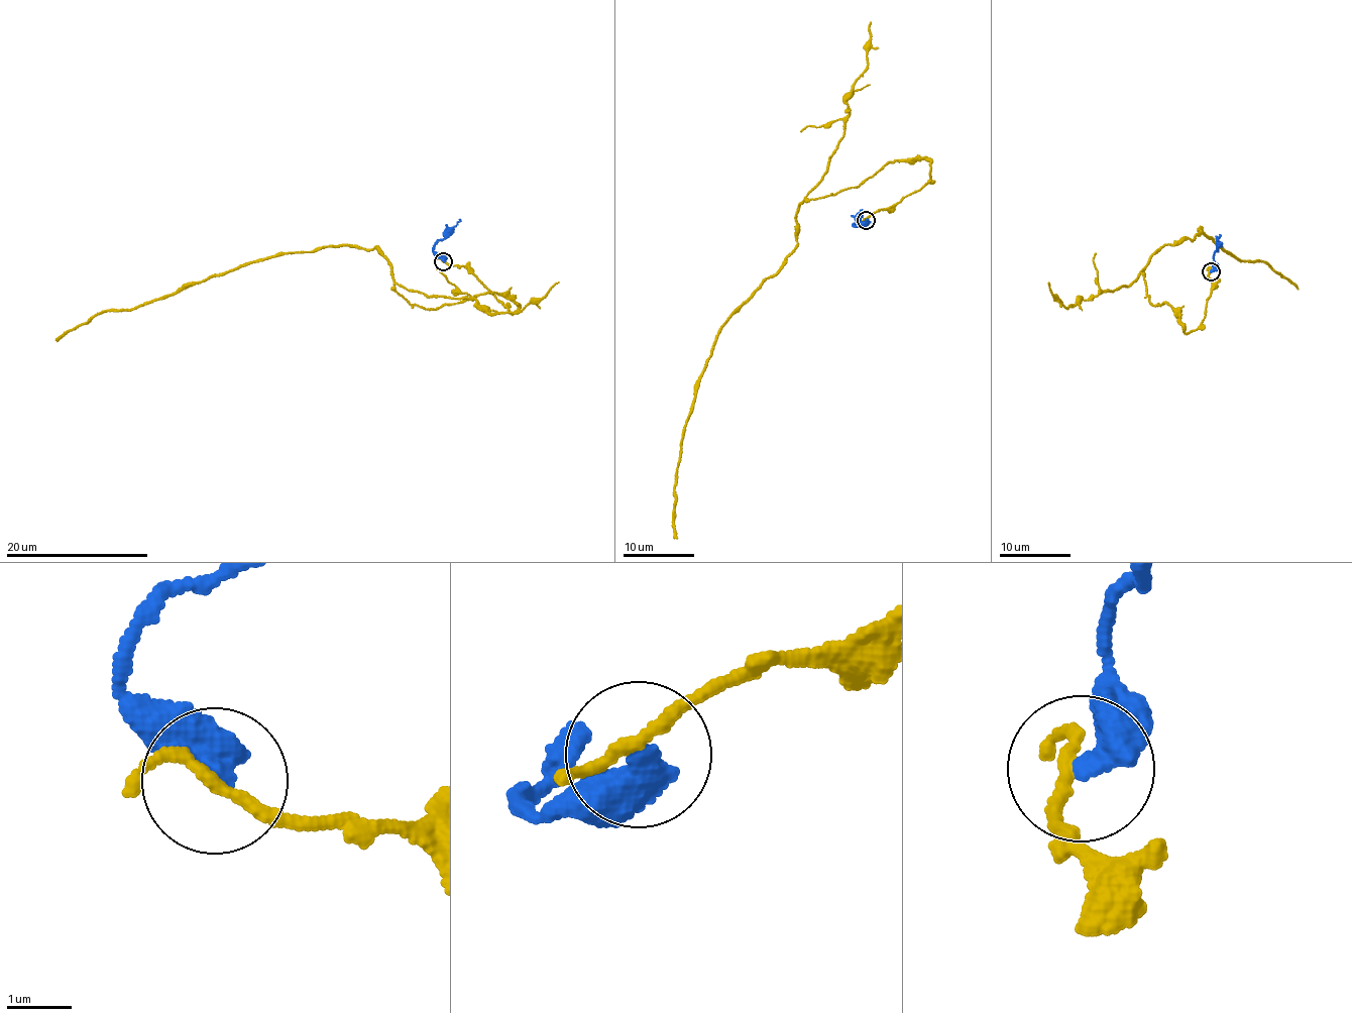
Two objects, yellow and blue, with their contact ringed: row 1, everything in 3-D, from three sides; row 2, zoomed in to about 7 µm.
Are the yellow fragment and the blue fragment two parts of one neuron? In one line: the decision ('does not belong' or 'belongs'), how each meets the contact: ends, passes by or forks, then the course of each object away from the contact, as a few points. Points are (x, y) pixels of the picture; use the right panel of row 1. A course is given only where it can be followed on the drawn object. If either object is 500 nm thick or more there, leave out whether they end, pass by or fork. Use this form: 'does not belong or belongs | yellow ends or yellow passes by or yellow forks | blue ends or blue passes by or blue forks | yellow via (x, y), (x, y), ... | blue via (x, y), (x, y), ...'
does not belong | yellow passes by | blue ends | yellow via (1211, 270), (1196, 329), (1167, 303), (1149, 304), (1145, 265), (1198, 227), (1297, 290) | blue via (1211, 270), (1221, 234)

